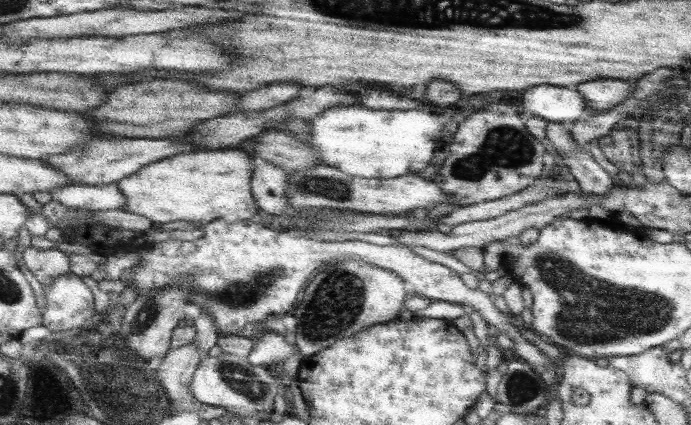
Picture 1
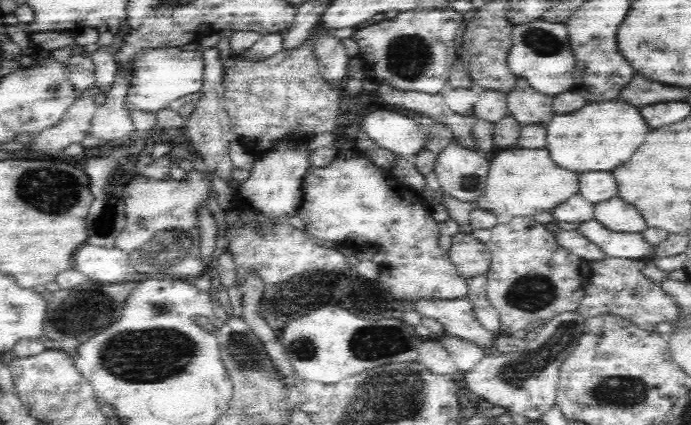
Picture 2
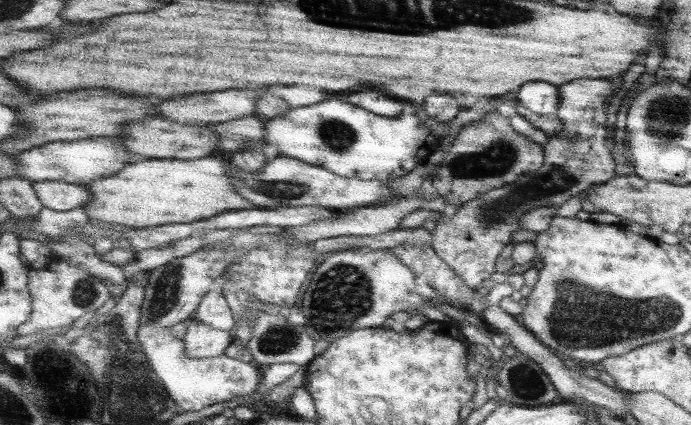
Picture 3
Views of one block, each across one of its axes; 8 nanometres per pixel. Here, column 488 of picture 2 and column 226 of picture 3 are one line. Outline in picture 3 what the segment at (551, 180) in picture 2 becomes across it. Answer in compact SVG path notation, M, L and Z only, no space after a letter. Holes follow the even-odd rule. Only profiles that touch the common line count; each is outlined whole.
M219 154L193 160L142 158L109 178L85 184L91 193L91 201L81 208L89 214L91 222L101 221L135 229L191 224L215 218L221 212L256 207L235 192L233 186L228 166Z

